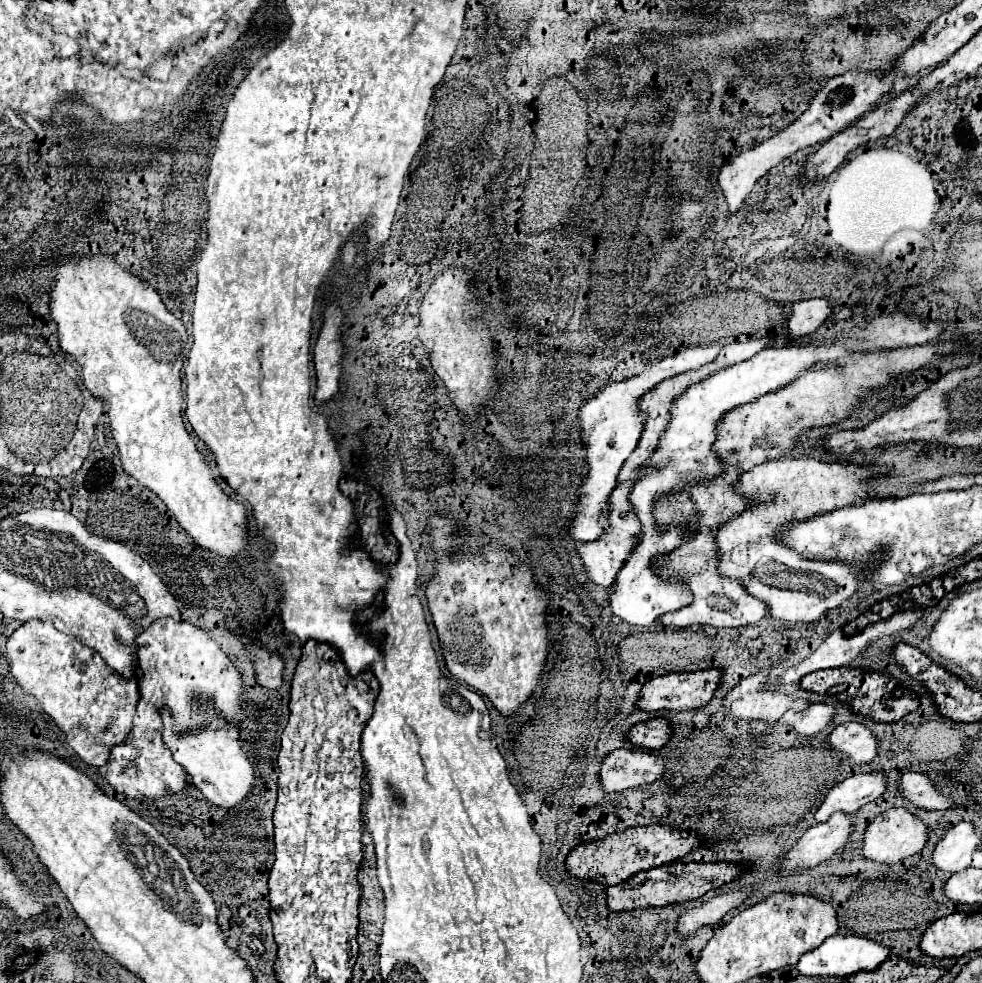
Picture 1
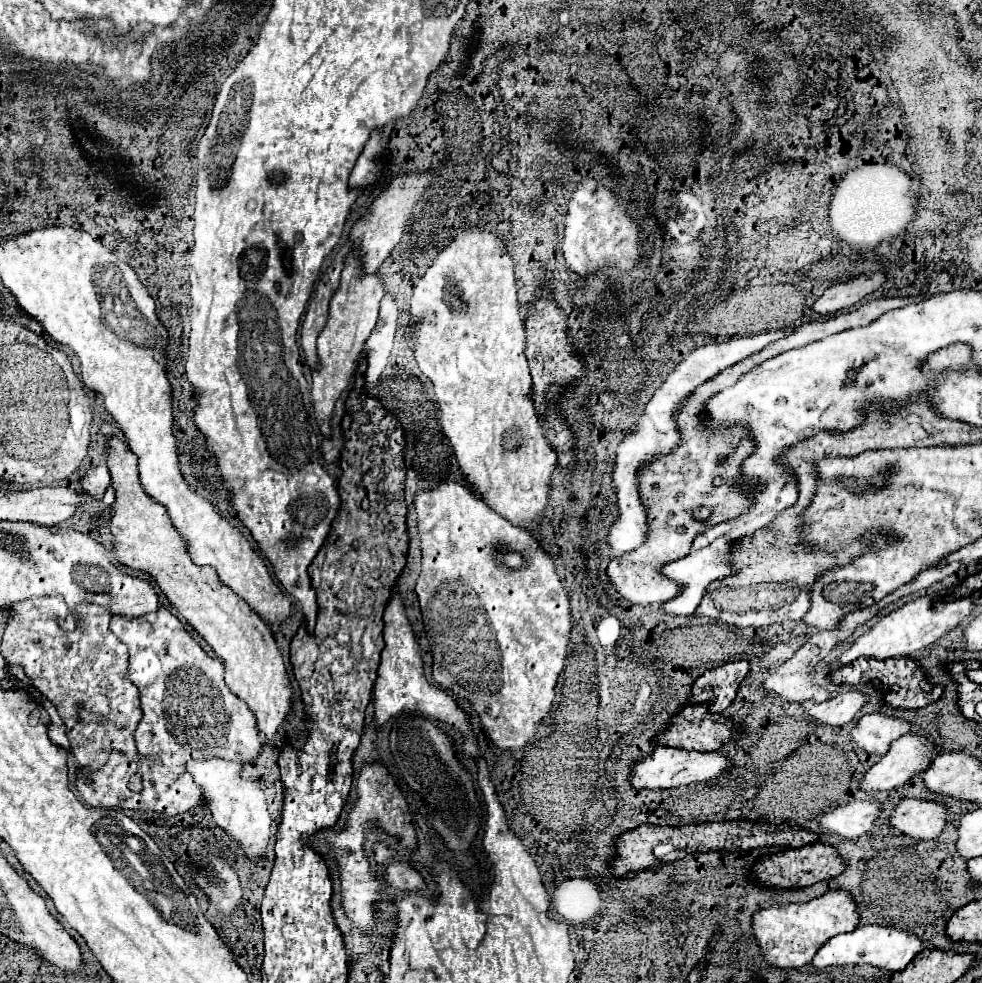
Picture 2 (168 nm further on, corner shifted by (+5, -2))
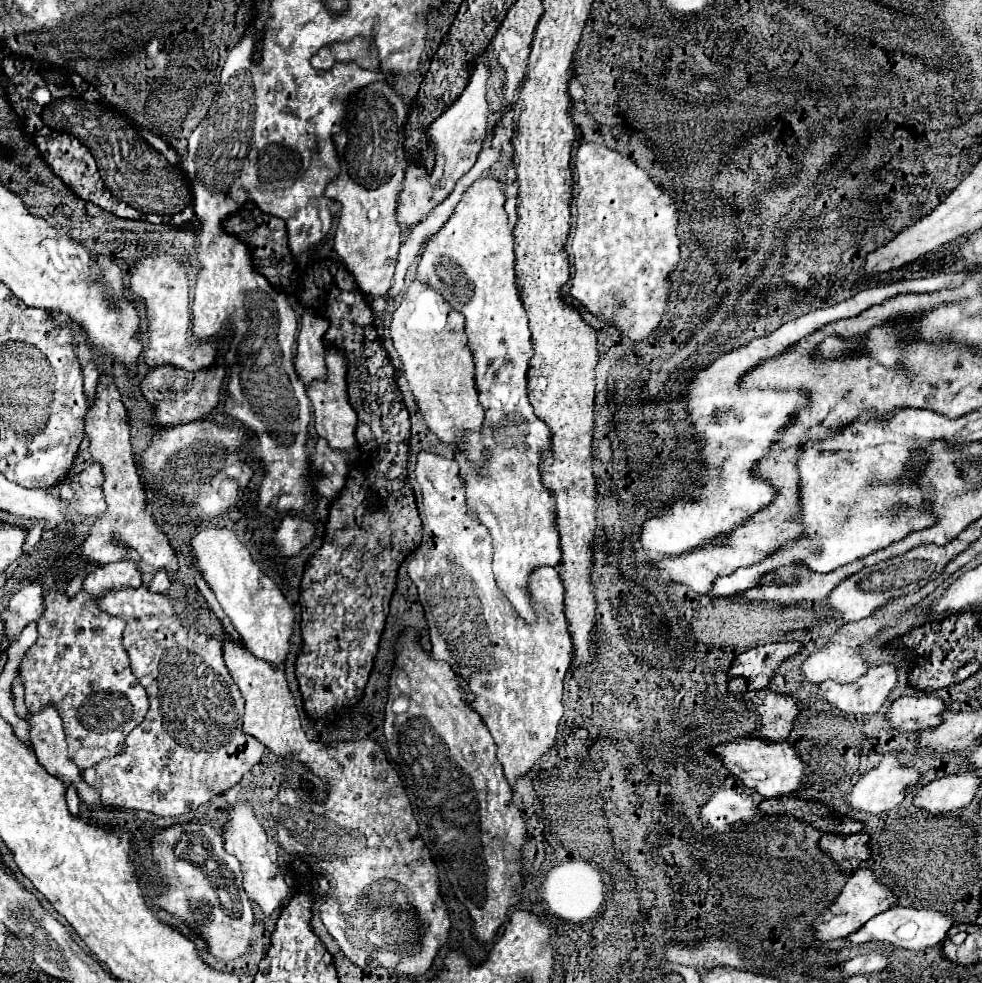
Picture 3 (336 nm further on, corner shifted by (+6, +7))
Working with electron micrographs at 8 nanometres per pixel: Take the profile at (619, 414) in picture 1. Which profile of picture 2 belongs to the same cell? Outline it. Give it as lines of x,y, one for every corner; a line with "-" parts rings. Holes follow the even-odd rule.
780,330
780,332
764,332
764,334
756,334
756,336
734,336
722,344
708,344
708,346
700,346
696,350
692,350
684,360
680,360
674,370
666,376
666,380
658,386
658,390
650,396
642,416
638,418
638,424
628,430
624,434
624,438
620,440
620,446
616,450
616,460
614,460
614,468
612,468
612,490
616,494
616,508
618,508
618,516
612,522
612,526
608,528
606,534
606,544
614,550
616,556
622,556
624,552
630,552
634,548
638,548
644,542
646,536
646,512
644,506
640,504
638,492
636,492
636,468
654,458
654,456
666,456
670,454
670,450
674,448
674,444
680,440
680,432
676,428
676,422
672,420
672,412
674,408
702,382
710,380
712,376
716,376
720,370
740,362
742,358
760,352
766,344
784,338
790,330

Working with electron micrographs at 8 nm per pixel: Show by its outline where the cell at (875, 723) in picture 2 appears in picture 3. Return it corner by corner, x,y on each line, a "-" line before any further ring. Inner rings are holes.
913,695
899,697
889,713
887,721
899,731
921,731
941,725
941,713
947,709
945,701
937,695

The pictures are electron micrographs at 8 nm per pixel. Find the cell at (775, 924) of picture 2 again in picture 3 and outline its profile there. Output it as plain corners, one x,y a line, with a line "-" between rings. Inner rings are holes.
857,869
853,873
853,877
847,881
847,885
843,887
839,899
815,921
813,933
821,941
849,937
853,931
859,931
859,927
863,927
871,917
891,909
893,905
897,905
895,891
891,887
885,887
885,883
881,883
877,879
875,871
871,871
871,869

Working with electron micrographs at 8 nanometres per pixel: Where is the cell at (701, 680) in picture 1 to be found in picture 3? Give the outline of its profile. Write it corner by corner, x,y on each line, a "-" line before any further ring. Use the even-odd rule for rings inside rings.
791,641
791,643
771,643
761,645
755,649
749,649
741,653
731,669
729,677
745,677
751,685
751,689
765,689
769,685
769,679
773,679
773,671
793,655
799,655
803,651
803,643

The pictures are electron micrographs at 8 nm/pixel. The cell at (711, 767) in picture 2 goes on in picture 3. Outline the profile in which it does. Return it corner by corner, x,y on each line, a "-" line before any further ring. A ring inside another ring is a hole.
745,739
745,741
719,745
715,753
721,755
725,767
735,777
739,777
747,787
759,791
765,799
799,793
801,789
807,787
807,765
801,761
799,751
787,741
775,743
767,739

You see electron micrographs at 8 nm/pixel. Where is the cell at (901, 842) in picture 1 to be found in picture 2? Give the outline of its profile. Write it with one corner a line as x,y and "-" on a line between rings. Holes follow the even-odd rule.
902,798
888,816
888,824
902,836
914,840
934,840
946,824
946,808
938,802

